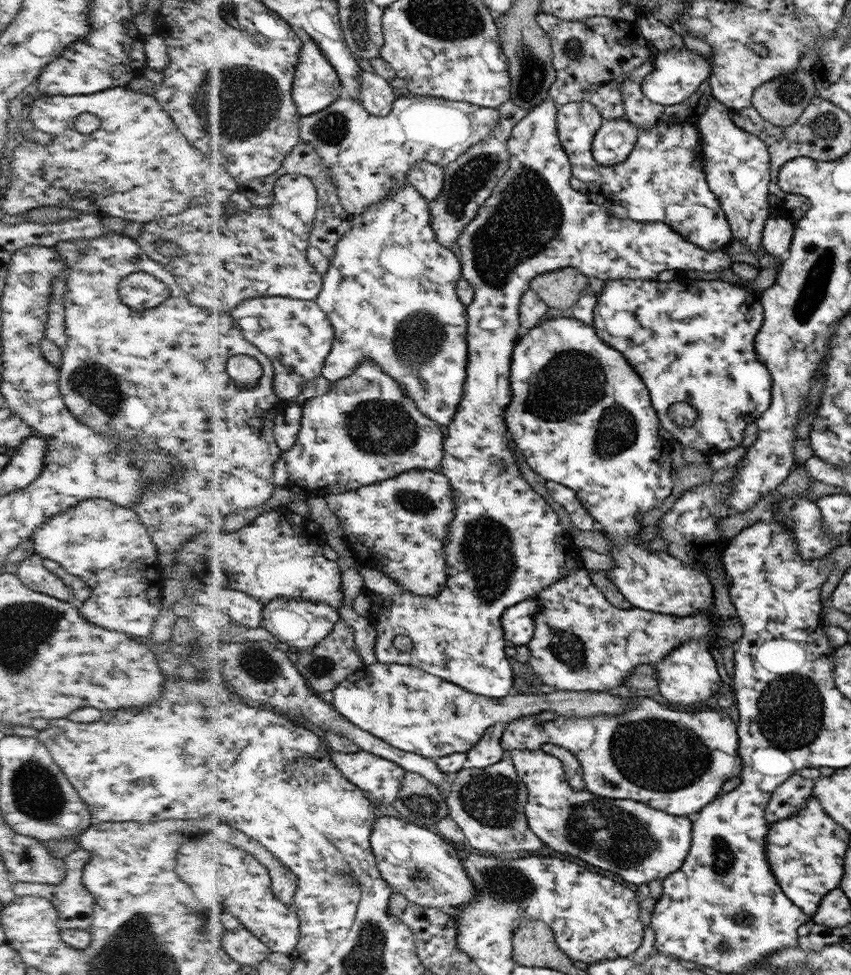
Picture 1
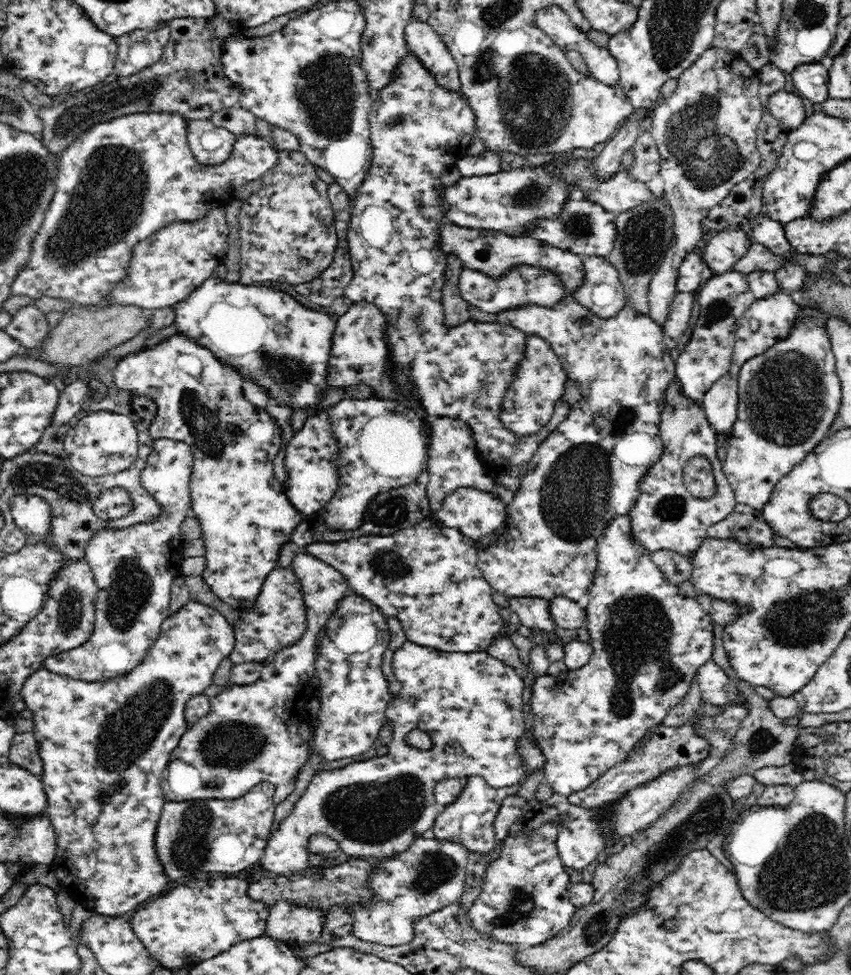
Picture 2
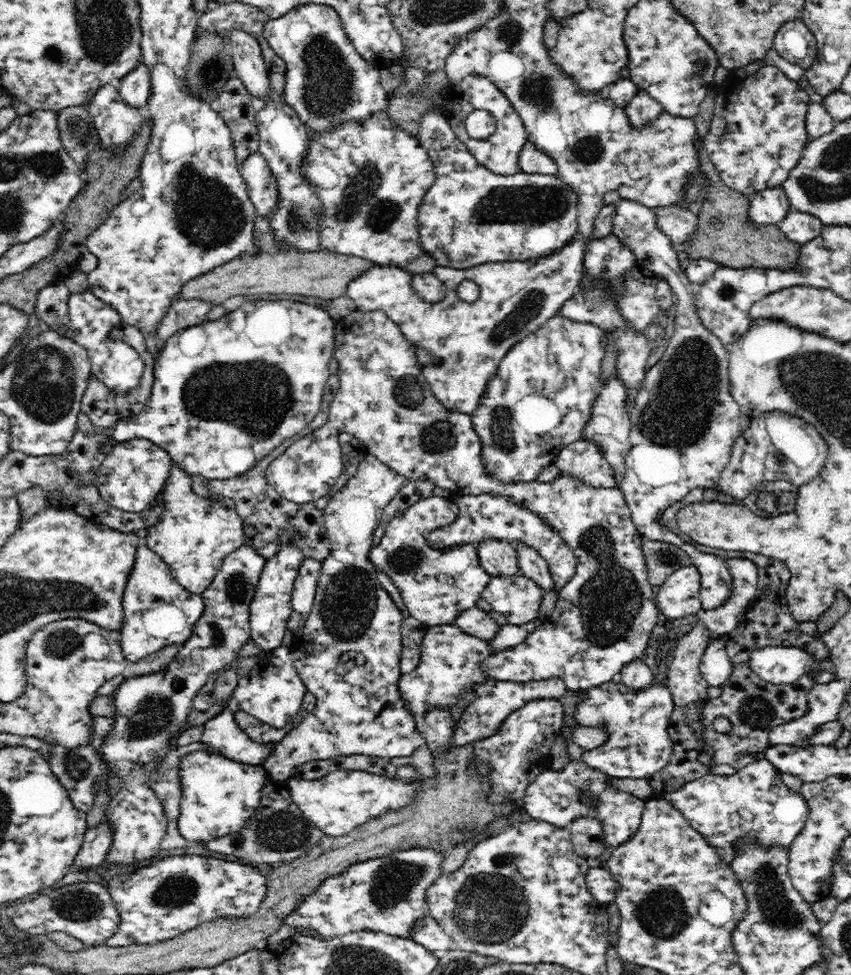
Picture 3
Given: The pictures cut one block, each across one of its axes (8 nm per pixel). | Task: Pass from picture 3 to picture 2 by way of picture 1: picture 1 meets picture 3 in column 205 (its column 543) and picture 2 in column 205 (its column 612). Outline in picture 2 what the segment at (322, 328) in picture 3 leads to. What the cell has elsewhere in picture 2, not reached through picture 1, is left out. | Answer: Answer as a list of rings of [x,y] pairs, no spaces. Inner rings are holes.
[[[184,334],[168,337],[159,342],[157,345],[140,349],[138,352],[130,353],[118,357],[118,361],[112,372],[113,382],[116,388],[124,389],[136,396],[143,396],[154,400],[157,404],[156,418],[152,421],[148,434],[153,441],[158,439],[170,439],[186,443],[193,454],[193,470],[190,481],[191,494],[191,514],[197,519],[201,526],[201,536],[205,542],[204,558],[206,559],[206,568],[203,570],[204,582],[212,589],[212,592],[223,602],[230,604],[230,607],[236,611],[250,610],[257,604],[258,597],[261,596],[262,586],[265,584],[265,578],[270,572],[277,568],[278,555],[280,547],[290,542],[292,534],[302,520],[304,514],[297,507],[292,506],[289,498],[284,493],[284,484],[276,477],[273,469],[273,458],[277,455],[282,444],[282,433],[276,421],[264,410],[268,401],[272,399],[268,387],[246,379],[242,375],[242,370],[237,363],[224,363],[222,359],[212,350],[208,350],[194,339],[190,339]]]

